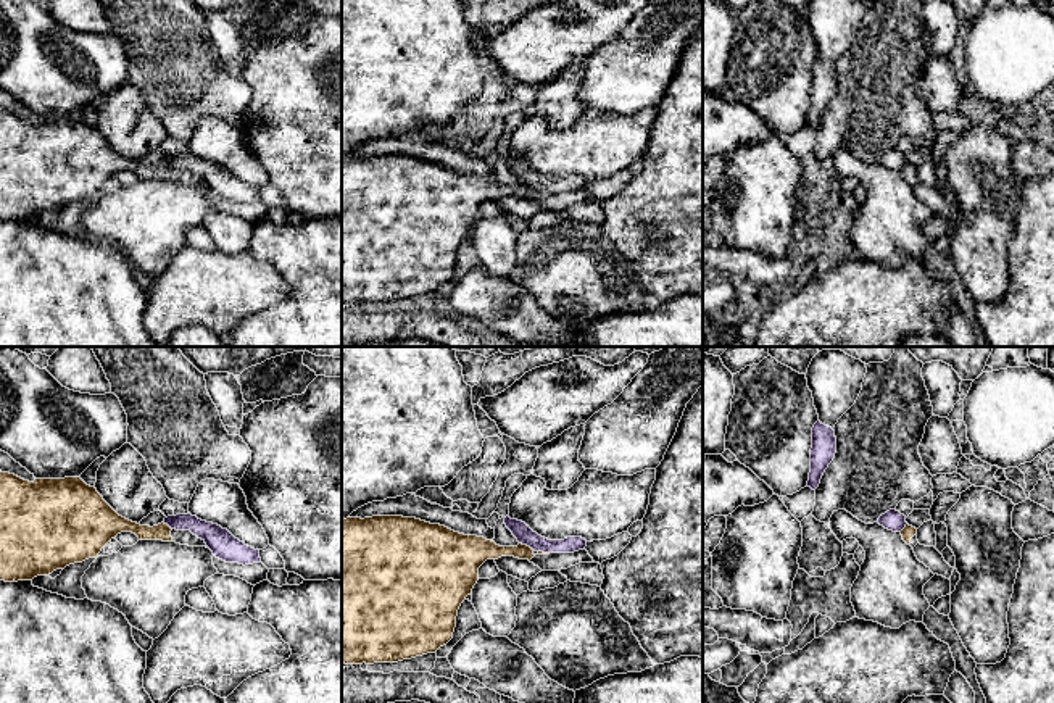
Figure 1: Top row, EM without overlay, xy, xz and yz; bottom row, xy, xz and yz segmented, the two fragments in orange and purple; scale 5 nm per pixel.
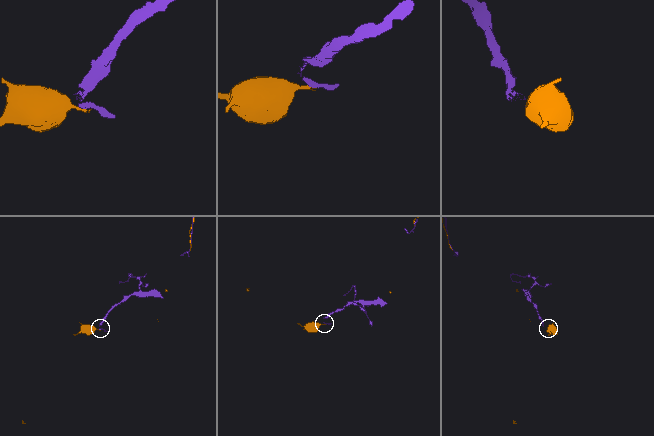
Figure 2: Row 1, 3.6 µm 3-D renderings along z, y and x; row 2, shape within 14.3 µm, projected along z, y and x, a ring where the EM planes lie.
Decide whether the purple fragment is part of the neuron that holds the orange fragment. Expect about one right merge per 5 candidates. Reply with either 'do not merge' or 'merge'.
do not merge

